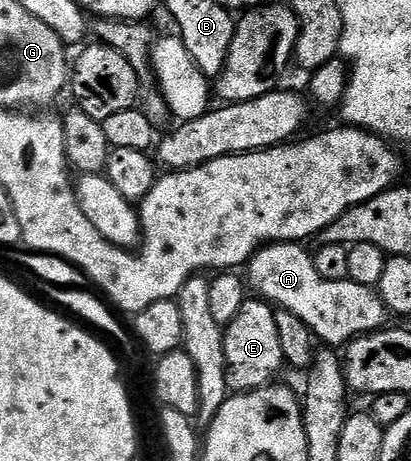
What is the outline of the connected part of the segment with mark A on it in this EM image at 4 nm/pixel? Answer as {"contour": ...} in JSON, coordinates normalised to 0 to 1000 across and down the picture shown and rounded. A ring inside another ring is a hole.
{"contour":[[[672,523],[628,540],[596,584],[608,625],[618,633],[623,627],[637,651],[686,677],[723,683],[723,692],[732,692],[732,701],[742,701],[742,709],[752,709],[796,753],[842,753],[859,733],[886,731],[944,703],[937,657],[905,620],[859,614],[852,605],[781,605],[781,597],[771,597],[764,555],[737,540],[745,538],[735,529],[713,523]]]}

